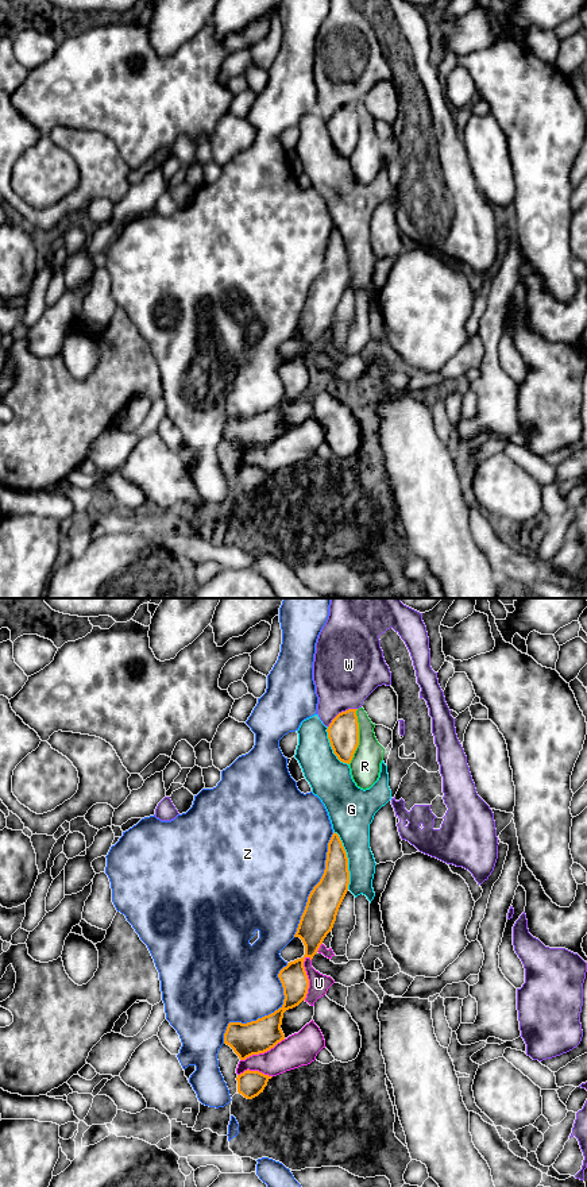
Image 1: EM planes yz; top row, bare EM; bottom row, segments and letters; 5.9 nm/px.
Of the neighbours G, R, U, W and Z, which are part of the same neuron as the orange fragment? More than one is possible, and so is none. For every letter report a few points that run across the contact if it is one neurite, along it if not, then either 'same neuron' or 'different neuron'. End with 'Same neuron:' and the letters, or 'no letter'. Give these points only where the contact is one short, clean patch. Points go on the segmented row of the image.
G: different neuron
R: different neuron
U: same neuron
W: different neuron
Z: different neuron
Same neuron: U

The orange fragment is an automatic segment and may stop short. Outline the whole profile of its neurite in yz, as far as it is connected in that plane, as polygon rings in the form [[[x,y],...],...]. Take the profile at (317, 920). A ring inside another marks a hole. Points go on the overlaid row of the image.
[[[333,832],[328,843],[324,874],[308,897],[305,910],[301,916],[297,932],[294,934],[294,937],[300,937],[302,940],[305,945],[305,955],[301,959],[287,963],[287,966],[283,967],[278,974],[278,978],[283,987],[283,1005],[274,1013],[258,1018],[256,1021],[251,1021],[247,1024],[229,1022],[227,1026],[227,1030],[224,1033],[224,1044],[229,1045],[240,1060],[246,1060],[252,1055],[264,1053],[274,1048],[278,1043],[285,1040],[285,1034],[281,1029],[283,1013],[305,1001],[309,988],[309,979],[304,967],[304,961],[306,957],[309,957],[310,960],[313,959],[324,939],[332,930],[339,907],[348,891],[348,885],[350,871],[347,852],[339,835]]]

